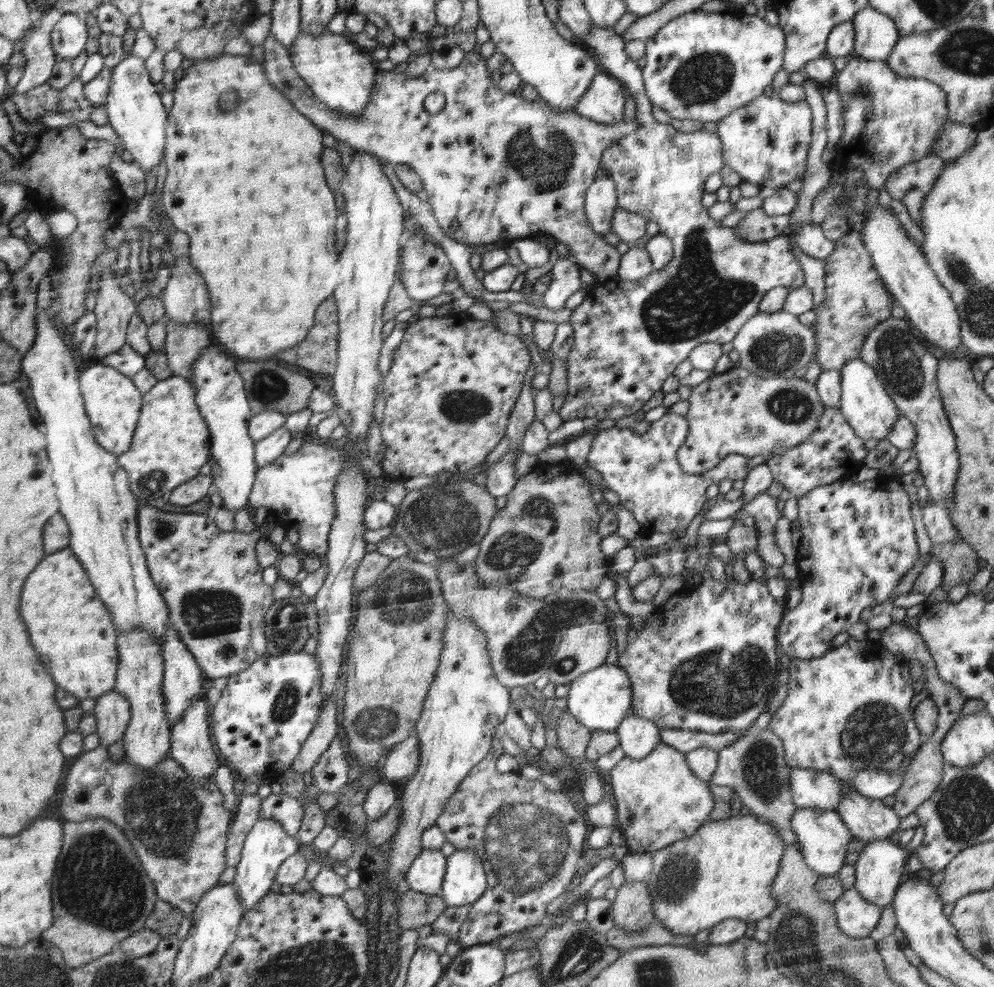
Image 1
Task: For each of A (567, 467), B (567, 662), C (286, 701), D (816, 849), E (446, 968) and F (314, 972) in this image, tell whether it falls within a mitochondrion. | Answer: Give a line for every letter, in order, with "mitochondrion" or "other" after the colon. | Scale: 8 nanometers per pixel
A: other
B: mitochondrion
C: mitochondrion
D: other
E: other
F: mitochondrion

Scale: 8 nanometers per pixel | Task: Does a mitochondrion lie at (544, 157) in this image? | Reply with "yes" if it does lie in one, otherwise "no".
yes

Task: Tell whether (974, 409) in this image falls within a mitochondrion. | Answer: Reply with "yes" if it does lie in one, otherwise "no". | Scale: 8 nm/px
no

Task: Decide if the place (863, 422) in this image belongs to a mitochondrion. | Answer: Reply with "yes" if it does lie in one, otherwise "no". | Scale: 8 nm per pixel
no

